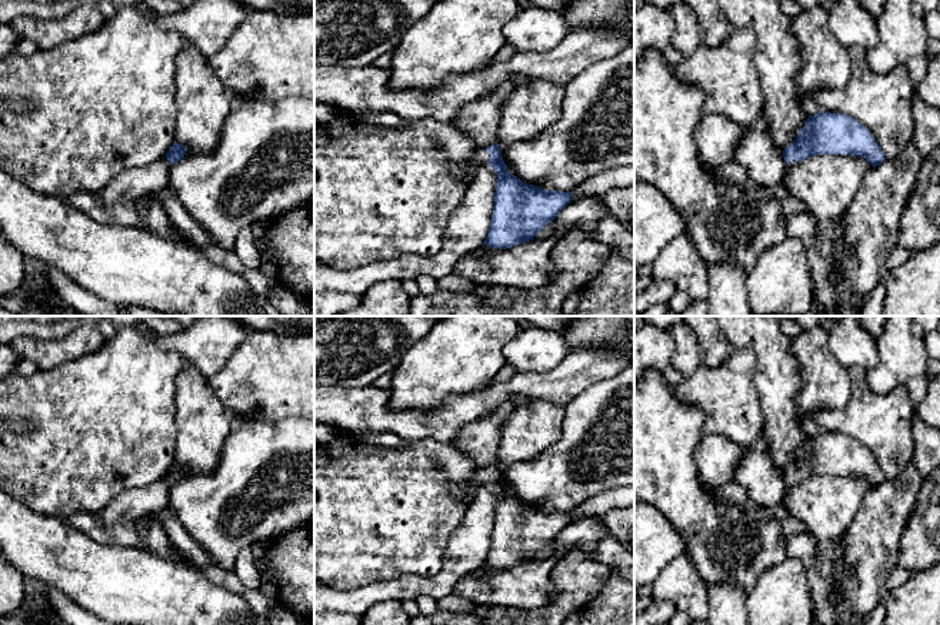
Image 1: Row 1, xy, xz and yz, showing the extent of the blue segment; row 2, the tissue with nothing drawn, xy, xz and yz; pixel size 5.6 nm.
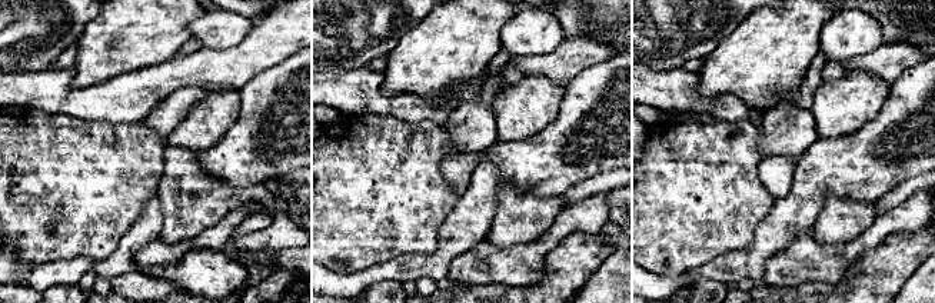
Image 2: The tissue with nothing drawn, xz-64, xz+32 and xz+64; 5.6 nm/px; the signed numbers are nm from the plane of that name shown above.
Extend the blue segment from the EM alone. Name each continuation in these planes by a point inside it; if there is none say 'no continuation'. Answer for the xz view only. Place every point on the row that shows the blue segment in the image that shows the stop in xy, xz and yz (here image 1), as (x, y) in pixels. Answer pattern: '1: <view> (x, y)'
1: xz (480, 156)

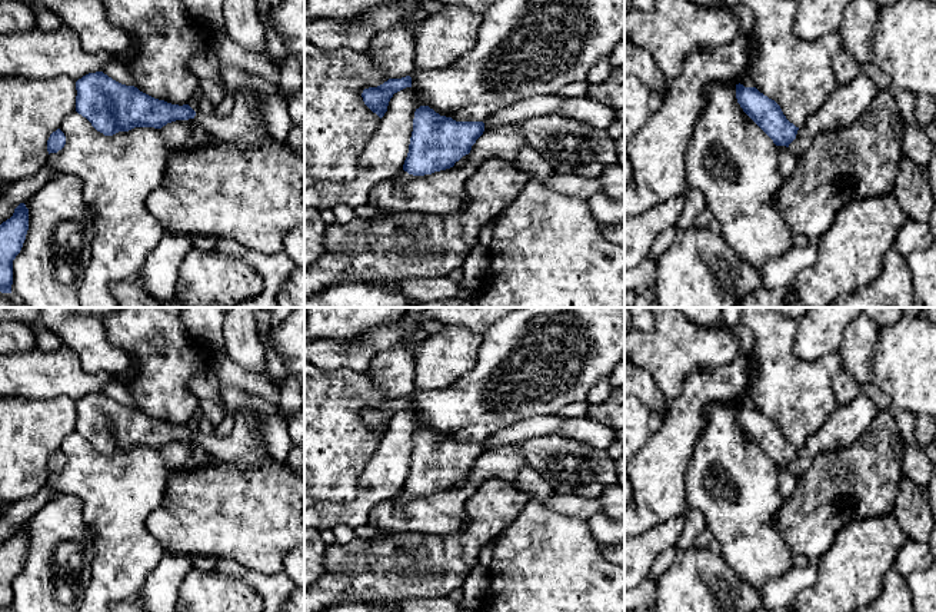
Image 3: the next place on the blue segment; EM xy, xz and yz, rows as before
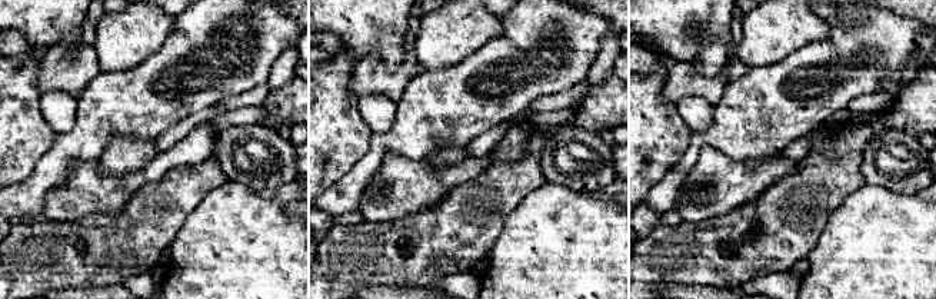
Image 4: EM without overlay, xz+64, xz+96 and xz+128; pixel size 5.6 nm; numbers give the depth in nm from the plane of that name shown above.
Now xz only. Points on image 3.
no continuation

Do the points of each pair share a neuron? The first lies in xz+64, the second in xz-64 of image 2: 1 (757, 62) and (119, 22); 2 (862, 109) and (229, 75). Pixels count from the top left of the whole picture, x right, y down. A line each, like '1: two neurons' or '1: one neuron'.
1: one neuron
2: two neurons

